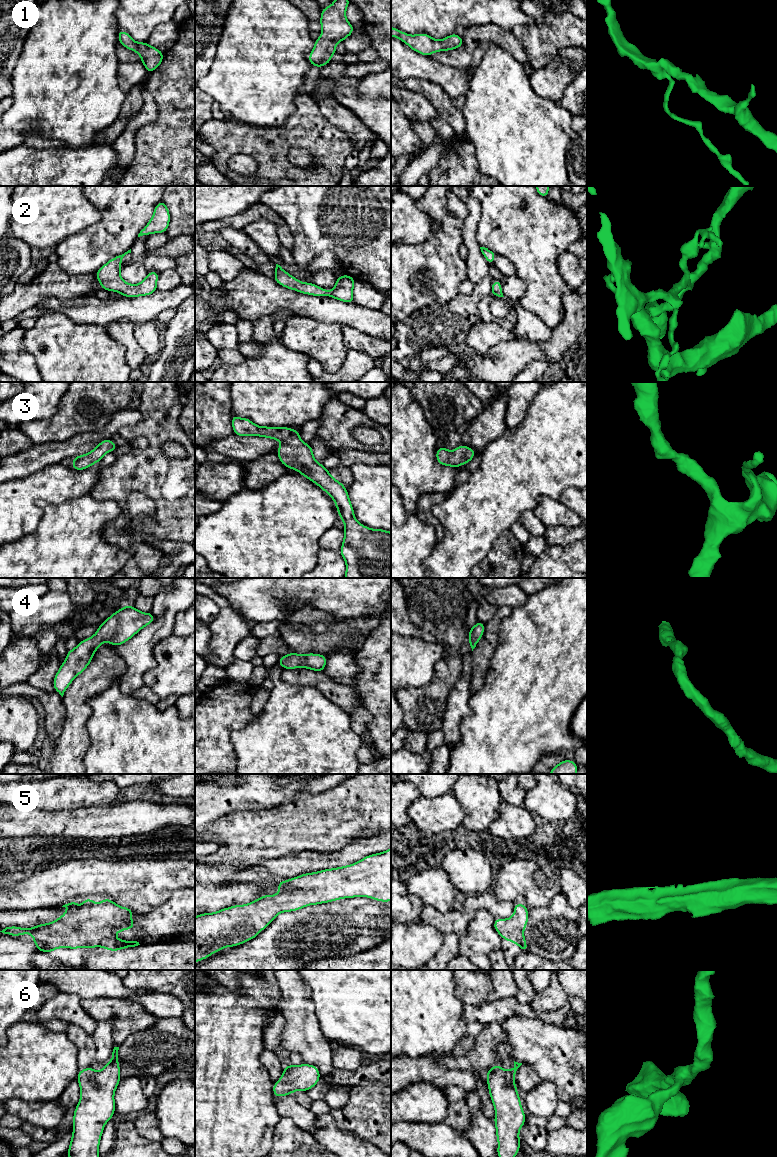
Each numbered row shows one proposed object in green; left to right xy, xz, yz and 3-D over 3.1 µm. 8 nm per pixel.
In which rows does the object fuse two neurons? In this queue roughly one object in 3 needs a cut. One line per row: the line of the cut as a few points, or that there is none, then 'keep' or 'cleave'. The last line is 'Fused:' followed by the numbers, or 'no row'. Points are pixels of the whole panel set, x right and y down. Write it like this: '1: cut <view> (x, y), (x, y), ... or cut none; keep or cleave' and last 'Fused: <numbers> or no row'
1: cut none; keep
2: cut none; keep
3: cut none; keep
4: cut none; keep
5: cut none; keep
6: cut none; keep
Fused: no row

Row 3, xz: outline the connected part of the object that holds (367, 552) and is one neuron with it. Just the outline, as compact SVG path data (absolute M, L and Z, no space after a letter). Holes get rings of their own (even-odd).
M232 414L231 420L233 433L238 436L254 435L282 441L283 443L276 451L279 461L287 468L298 471L302 476L314 482L333 499L338 515L345 526L344 540L340 548L340 554L346 563L344 578L391 578L391 532L383 529L371 529L357 521L354 517L348 490L340 481L330 475L324 465L315 460L311 445L300 439L300 431L290 427L261 427L248 418L239 418L234 414Z

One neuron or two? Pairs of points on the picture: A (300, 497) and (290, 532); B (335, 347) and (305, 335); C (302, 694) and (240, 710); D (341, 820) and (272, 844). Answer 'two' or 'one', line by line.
A: one
B: one
C: two
D: one

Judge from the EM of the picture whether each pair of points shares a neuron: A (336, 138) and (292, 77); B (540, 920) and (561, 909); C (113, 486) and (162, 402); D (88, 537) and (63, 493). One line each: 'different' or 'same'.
A: different
B: same
C: same
D: different

